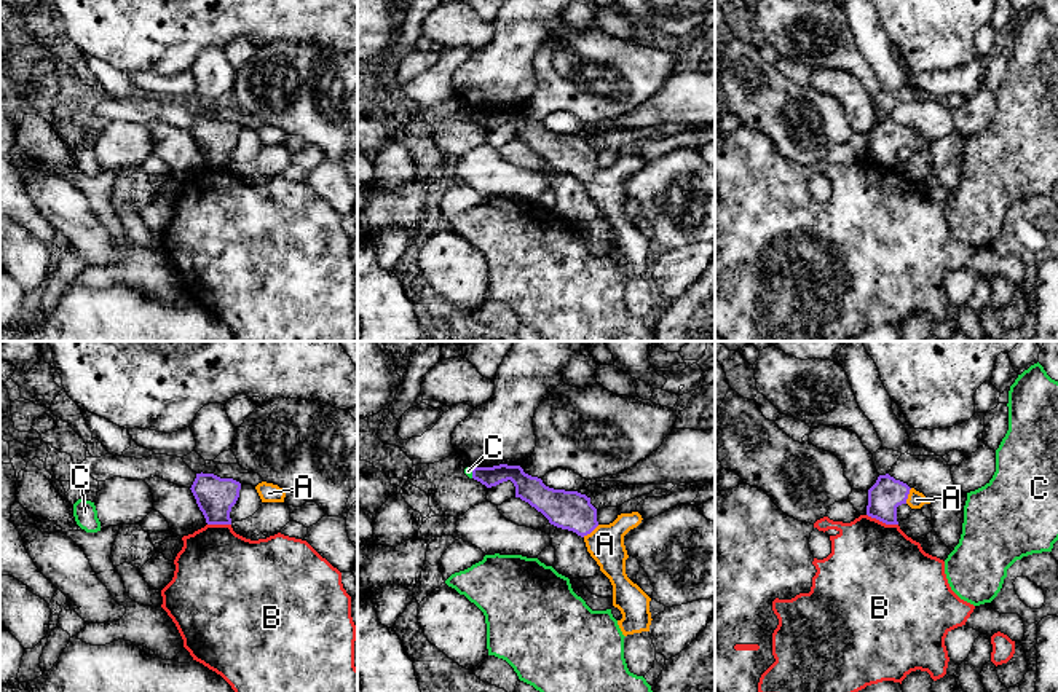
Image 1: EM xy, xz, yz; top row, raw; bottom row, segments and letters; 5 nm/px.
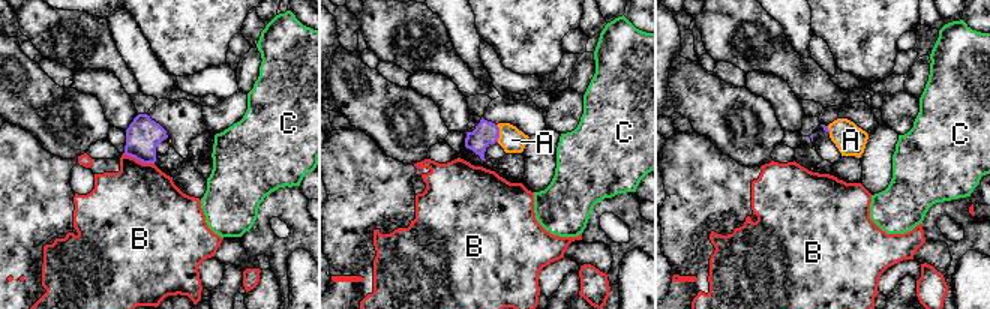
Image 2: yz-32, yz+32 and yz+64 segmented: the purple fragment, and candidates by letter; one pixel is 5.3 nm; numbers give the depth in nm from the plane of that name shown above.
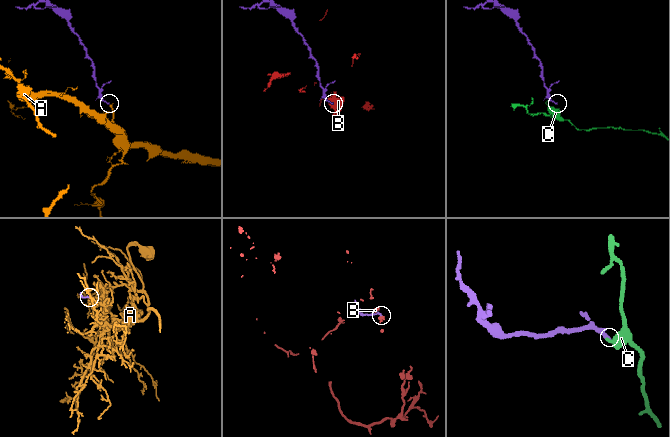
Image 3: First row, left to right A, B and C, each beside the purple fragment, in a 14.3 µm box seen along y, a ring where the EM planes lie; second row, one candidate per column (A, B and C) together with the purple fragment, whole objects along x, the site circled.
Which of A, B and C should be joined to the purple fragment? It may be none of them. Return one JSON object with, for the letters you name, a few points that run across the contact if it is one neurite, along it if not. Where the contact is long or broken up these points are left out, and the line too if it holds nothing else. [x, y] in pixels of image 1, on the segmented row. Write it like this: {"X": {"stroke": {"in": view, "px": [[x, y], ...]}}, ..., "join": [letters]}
{"A": {"stroke": {"in": "xz", "px": [[572, 511], [591, 531], [605, 544]]}}, "join": ["A"]}

